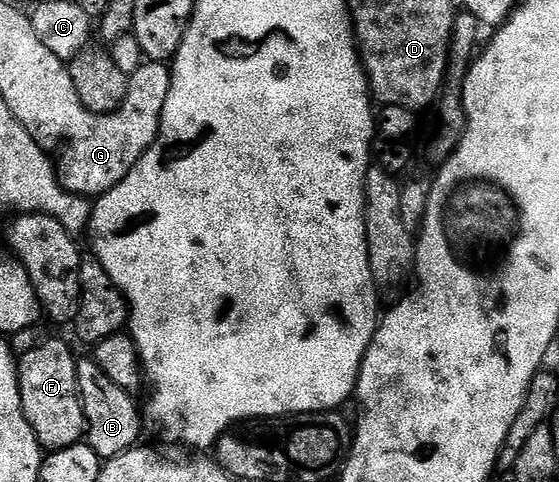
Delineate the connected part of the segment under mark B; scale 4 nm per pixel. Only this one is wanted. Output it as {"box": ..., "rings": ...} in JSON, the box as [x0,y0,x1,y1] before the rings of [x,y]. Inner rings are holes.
{"box":[78,358,144,461],"rings":[[[92,358],[78,360],[78,397],[82,399],[82,409],[86,415],[84,440],[95,457],[108,461],[139,443],[138,434],[144,420],[139,405],[138,408],[134,405],[135,397],[116,386],[116,382],[112,382],[112,378],[108,378],[108,374],[104,374]]]}

